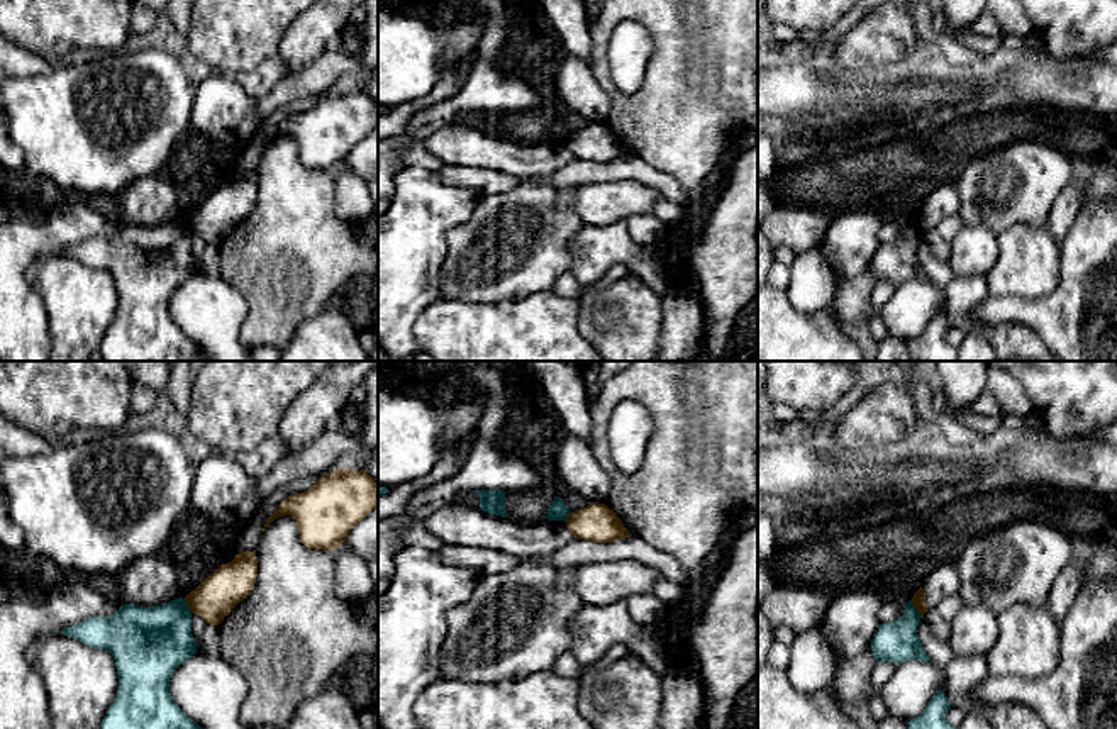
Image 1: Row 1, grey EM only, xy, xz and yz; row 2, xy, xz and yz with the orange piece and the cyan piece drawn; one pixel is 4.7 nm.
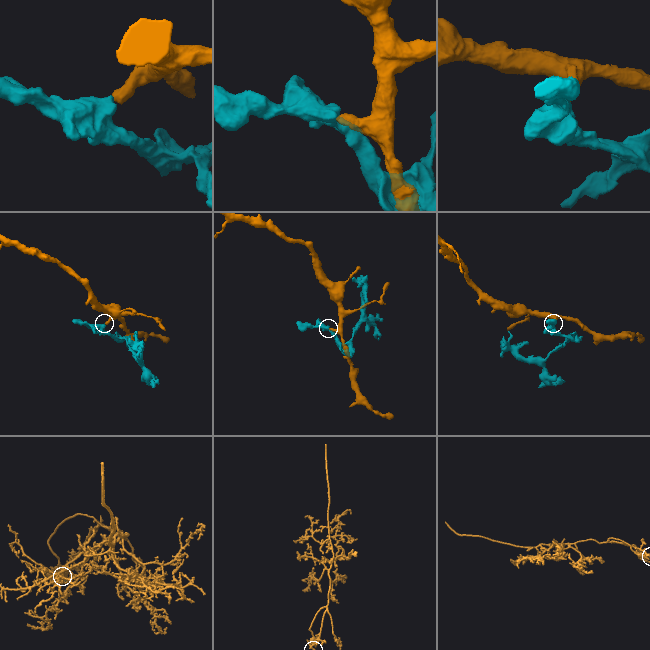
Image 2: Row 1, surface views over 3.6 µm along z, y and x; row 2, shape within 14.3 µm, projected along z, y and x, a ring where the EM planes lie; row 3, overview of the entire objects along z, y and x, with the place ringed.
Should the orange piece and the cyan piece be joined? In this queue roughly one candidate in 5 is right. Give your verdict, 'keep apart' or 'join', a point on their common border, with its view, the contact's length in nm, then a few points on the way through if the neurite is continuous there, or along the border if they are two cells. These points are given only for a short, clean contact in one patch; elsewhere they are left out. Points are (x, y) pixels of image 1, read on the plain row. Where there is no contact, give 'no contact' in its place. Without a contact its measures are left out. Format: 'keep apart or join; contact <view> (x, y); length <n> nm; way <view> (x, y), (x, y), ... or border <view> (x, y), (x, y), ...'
keep apart; contact yz (916, 228); length 110 nm; border yz (909, 221), (922, 238)

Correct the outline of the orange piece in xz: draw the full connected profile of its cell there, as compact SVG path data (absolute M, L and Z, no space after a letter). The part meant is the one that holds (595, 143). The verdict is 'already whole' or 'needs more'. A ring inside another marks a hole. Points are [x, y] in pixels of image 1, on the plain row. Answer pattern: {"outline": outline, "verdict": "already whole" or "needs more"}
{"outline": "M592 122L586 127L570 132L564 141L575 159L592 163L612 163L632 156L605 124Z", "verdict": "already whole"}

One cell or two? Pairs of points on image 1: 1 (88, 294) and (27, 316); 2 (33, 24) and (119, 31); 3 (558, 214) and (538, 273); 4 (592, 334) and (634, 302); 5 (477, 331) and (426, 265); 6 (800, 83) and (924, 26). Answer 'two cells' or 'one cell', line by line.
1: two cells
2: one cell
3: one cell
4: one cell
5: two cells
6: two cells

